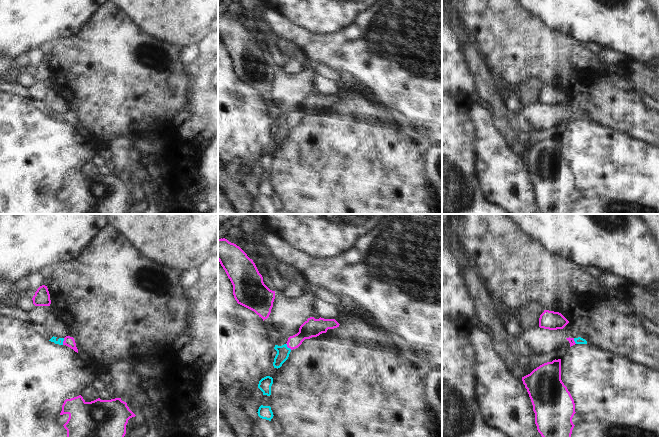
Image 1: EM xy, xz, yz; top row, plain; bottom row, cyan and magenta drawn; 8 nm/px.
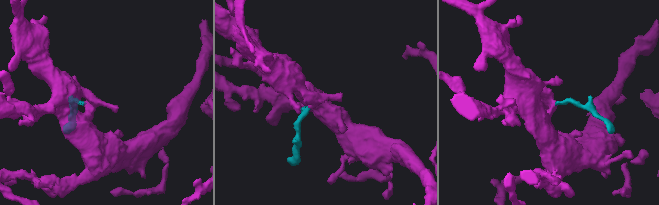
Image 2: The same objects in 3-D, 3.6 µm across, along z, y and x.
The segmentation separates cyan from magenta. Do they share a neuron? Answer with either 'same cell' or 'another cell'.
same cell

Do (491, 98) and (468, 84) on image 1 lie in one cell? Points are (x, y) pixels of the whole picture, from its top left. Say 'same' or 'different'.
different

